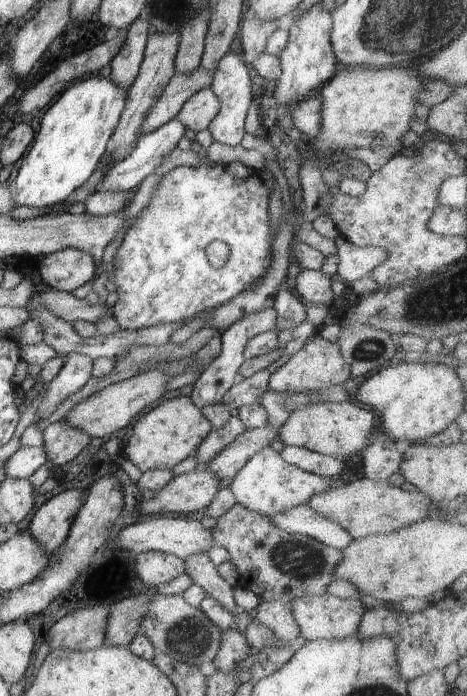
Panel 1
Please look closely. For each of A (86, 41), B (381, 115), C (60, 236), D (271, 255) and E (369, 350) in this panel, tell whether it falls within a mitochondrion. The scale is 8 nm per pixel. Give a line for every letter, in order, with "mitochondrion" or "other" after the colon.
A: other
B: other
C: mitochondrion
D: other
E: mitochondrion

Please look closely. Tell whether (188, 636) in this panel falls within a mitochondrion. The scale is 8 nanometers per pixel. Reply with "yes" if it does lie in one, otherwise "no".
yes

